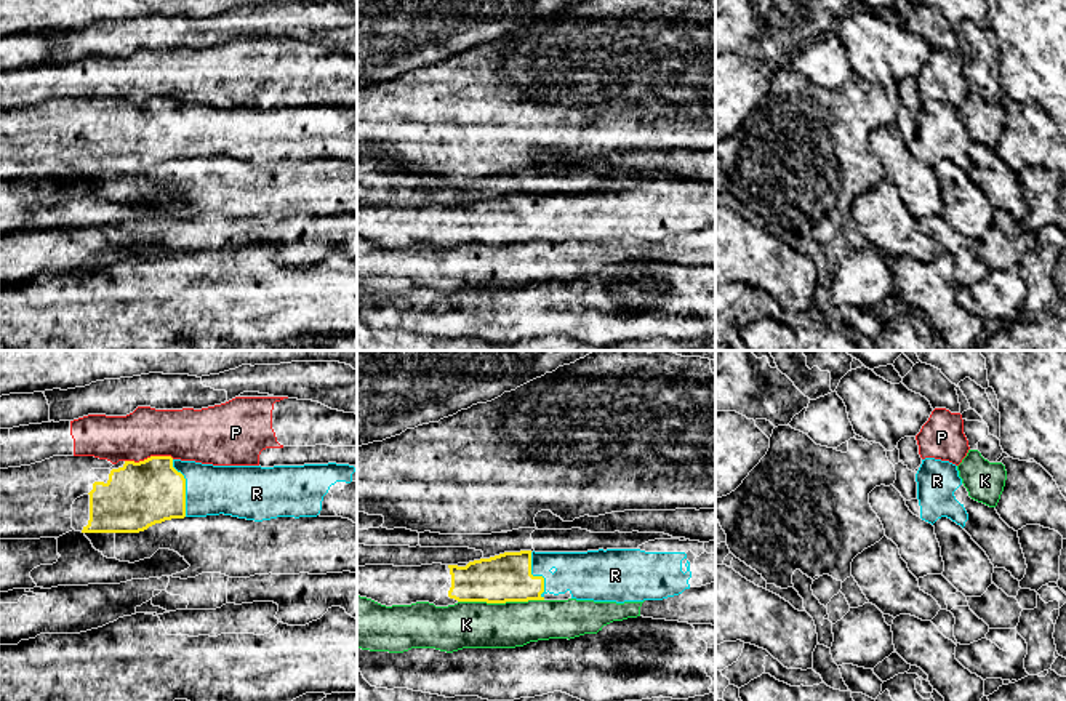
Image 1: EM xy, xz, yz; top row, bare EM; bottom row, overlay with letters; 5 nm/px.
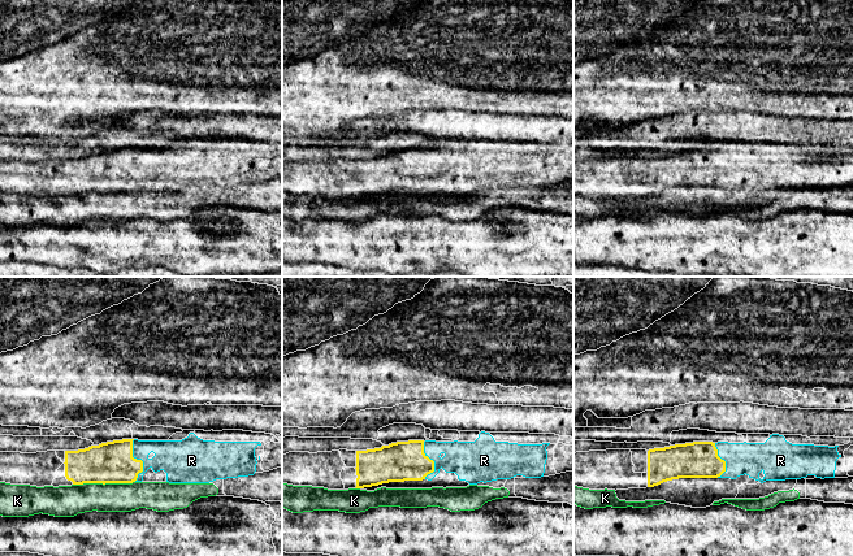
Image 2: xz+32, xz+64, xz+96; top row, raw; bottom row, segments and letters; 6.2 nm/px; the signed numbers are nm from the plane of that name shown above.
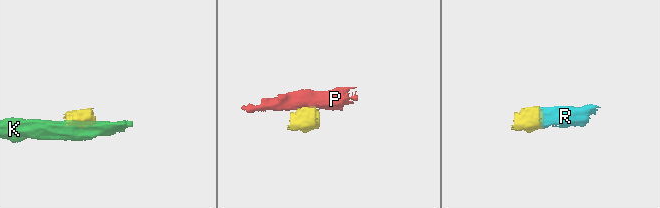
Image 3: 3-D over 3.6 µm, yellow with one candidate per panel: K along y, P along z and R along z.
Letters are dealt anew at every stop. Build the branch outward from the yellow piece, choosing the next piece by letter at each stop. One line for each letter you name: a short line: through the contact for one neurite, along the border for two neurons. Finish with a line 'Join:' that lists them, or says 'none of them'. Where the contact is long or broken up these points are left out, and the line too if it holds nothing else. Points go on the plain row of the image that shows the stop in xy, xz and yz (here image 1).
R: line xy (138, 136), (157, 130), (184, 130), (210, 132)
Join: R

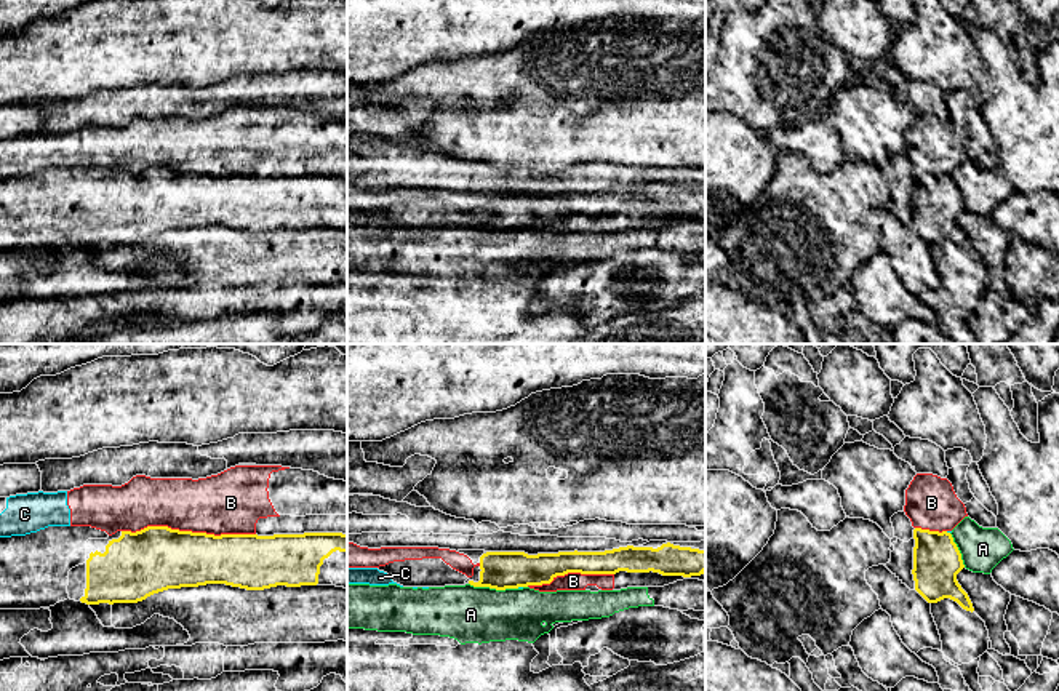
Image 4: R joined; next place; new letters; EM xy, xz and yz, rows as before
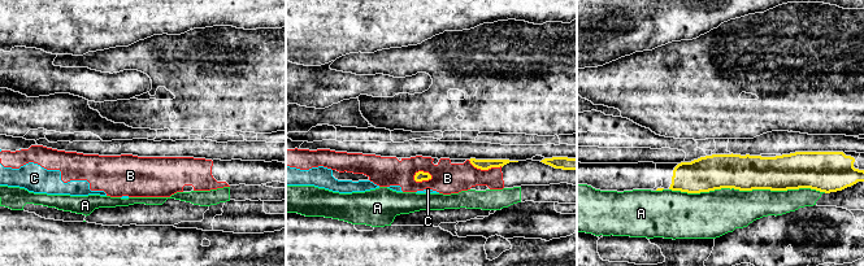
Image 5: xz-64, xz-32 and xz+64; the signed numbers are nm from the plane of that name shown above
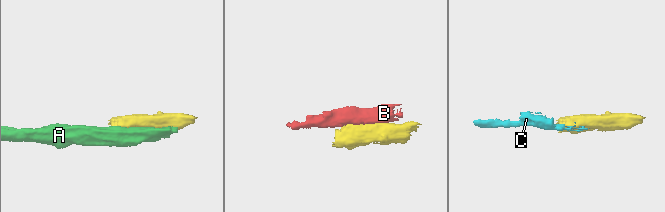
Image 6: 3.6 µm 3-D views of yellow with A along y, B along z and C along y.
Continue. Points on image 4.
Join: none of them

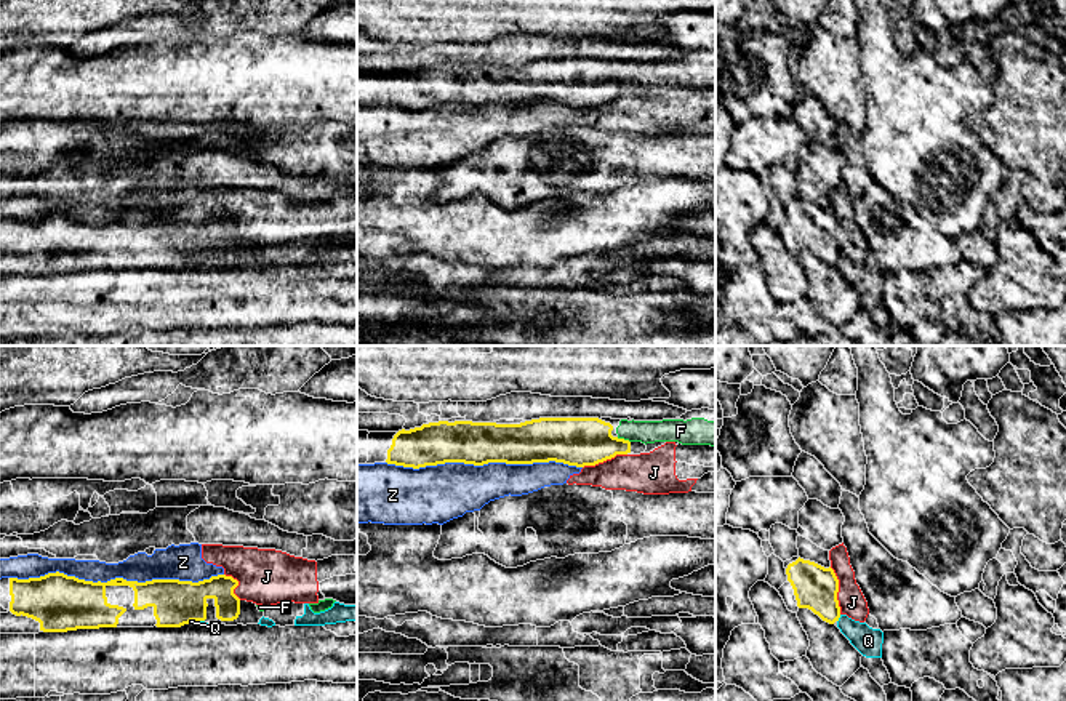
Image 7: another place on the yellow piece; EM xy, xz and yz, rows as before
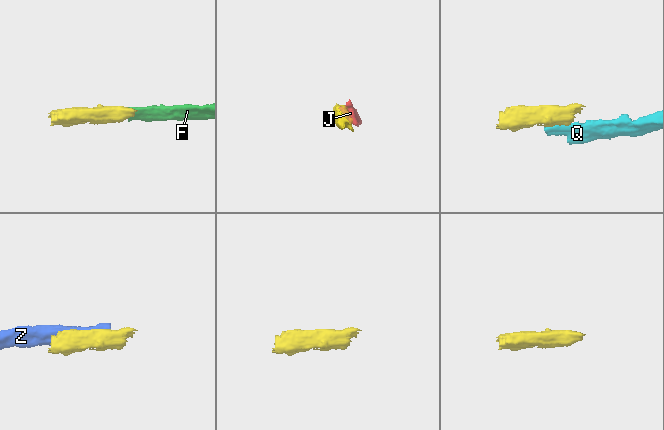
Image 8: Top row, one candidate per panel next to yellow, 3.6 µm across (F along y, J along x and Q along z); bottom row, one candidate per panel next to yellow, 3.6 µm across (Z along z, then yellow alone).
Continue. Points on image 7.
F: line xz (580, 84), (623, 80), (631, 72), (668, 71)
Join: F

